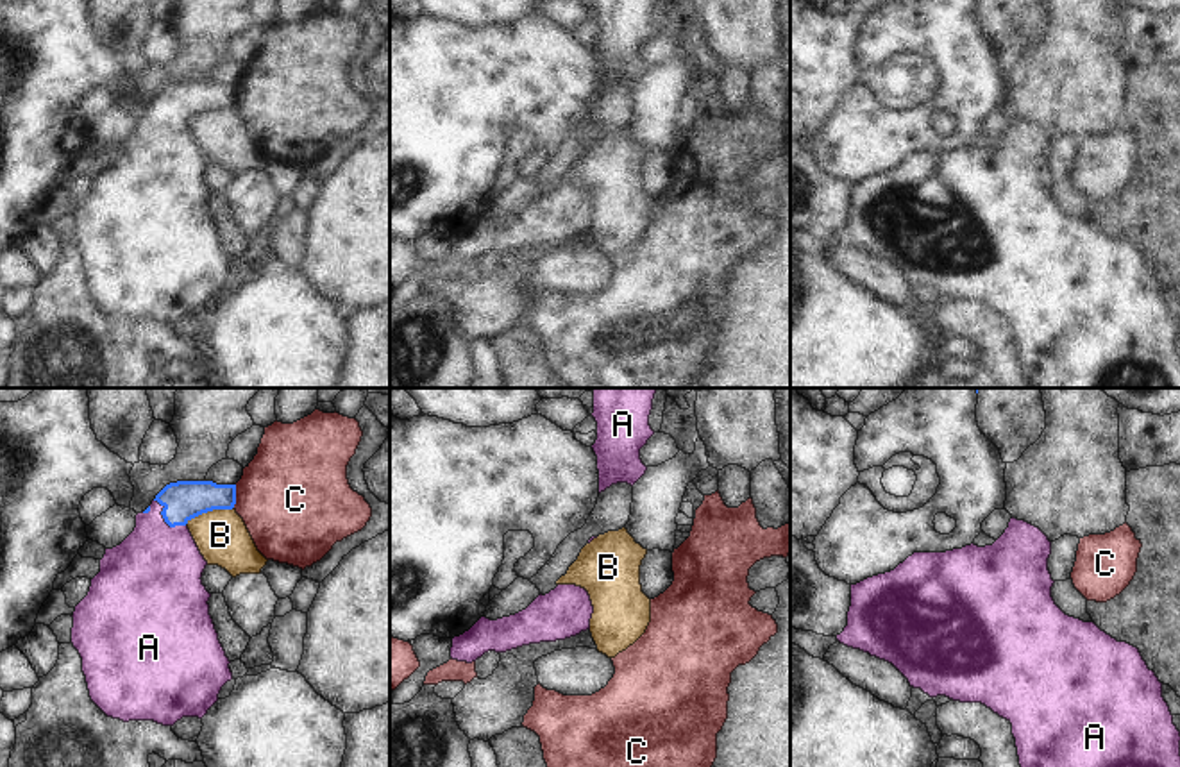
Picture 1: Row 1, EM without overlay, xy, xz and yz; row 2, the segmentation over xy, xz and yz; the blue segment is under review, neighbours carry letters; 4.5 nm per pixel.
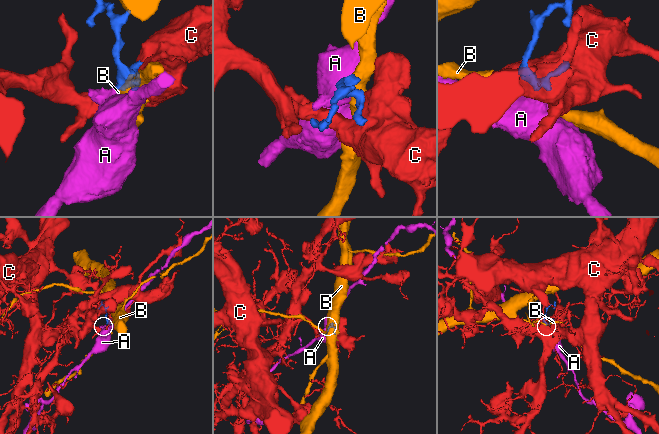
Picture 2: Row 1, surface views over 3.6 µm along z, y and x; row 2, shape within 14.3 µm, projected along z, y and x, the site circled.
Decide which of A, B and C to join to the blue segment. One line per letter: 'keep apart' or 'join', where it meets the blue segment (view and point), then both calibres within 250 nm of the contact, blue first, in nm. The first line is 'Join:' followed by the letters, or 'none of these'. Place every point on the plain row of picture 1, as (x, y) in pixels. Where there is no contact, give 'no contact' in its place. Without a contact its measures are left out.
Join: A
A: join; meets blue in xy at (165, 120); 180 nm thick on the blue side, 420 nm on the other
B: keep apart; meets blue in xy at (208, 109); 180 nm thick on the blue side, 240 nm on the other
C: keep apart; meets blue in xy at (235, 95); 180 nm thick on the blue side, 480 nm on the other

